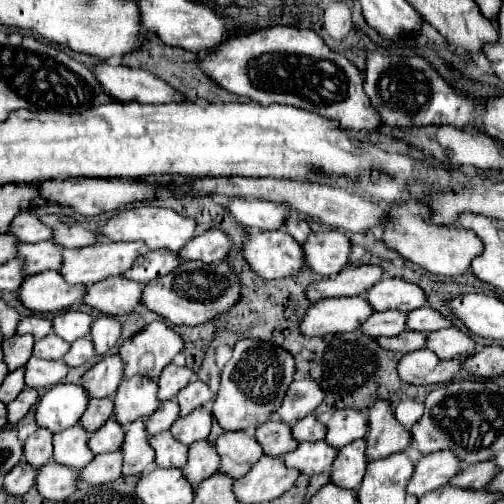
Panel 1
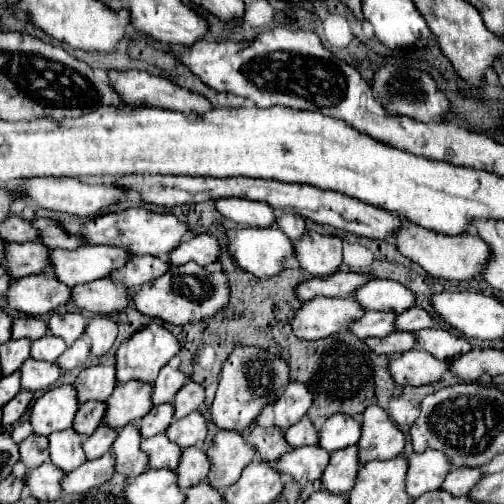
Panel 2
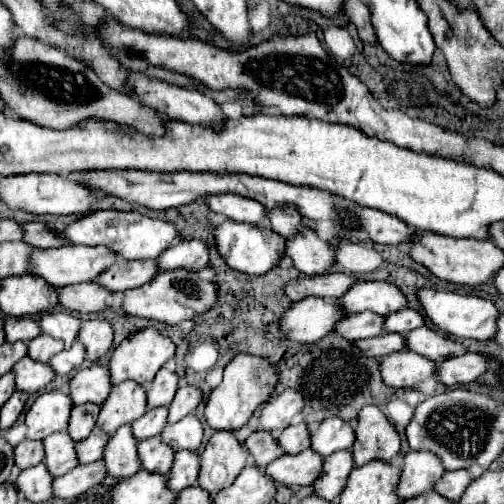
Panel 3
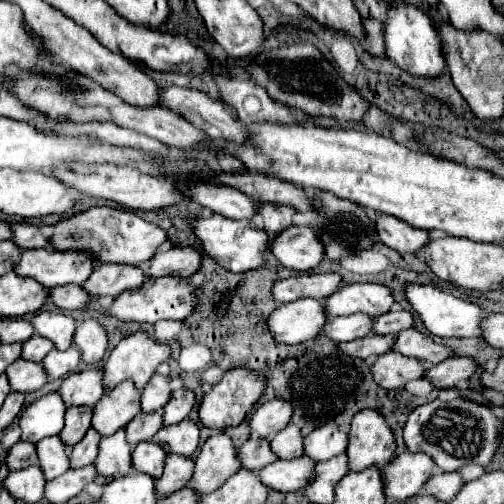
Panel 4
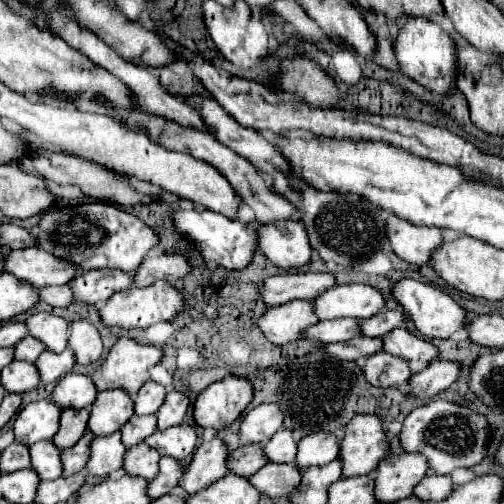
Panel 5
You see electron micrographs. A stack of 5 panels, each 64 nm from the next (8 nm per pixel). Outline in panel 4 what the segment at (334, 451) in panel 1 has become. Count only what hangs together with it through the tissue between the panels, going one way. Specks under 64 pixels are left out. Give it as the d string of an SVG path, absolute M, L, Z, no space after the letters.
M300 456L292 460L276 460L260 470L260 480L272 490L296 492L308 484L314 466L316 462L308 456Z

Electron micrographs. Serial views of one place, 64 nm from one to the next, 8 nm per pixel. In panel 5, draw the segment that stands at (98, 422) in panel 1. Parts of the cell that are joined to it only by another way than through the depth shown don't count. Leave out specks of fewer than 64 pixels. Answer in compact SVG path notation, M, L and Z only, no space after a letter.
M74 408L62 410L60 430L54 436L54 442L58 444L58 448L74 446L80 440L80 436L84 436L86 426L88 426L88 418L90 418L90 412L86 408L82 408L82 410L74 410Z

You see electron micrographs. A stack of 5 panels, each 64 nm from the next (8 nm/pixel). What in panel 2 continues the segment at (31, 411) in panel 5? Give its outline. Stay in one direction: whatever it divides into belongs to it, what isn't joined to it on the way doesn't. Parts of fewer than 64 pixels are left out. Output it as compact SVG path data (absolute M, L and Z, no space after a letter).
M72 384L50 388L42 398L36 400L30 422L36 434L50 436L52 432L66 430L74 424L76 412L80 408L78 392Z

